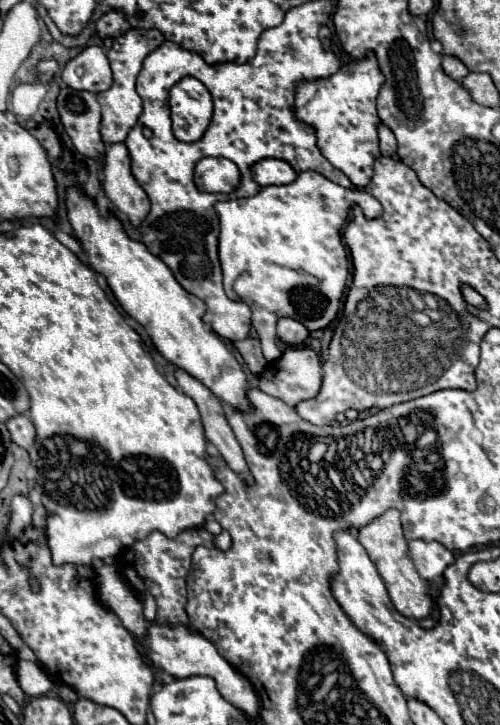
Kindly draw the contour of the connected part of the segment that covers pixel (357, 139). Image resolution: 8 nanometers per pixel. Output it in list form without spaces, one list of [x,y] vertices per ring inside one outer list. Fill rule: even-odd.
[[[375,56],[351,62],[337,74],[317,80],[301,82],[297,86],[295,114],[299,120],[313,124],[319,136],[319,150],[323,156],[339,168],[355,188],[365,188],[373,176],[373,162],[379,158],[379,116],[377,96],[385,82]]]

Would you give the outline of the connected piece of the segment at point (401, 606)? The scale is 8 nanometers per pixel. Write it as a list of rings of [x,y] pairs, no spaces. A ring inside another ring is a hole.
[[[395,508],[383,512],[375,520],[371,520],[367,526],[359,528],[357,538],[363,544],[363,548],[367,550],[367,554],[371,556],[371,560],[375,562],[375,568],[381,574],[395,608],[407,618],[415,618],[415,620],[425,618],[431,612],[433,602],[431,602],[431,596],[427,592],[425,582],[421,580],[421,576],[417,574],[417,570],[411,562],[407,540],[405,540],[403,530],[401,530],[401,512]]]

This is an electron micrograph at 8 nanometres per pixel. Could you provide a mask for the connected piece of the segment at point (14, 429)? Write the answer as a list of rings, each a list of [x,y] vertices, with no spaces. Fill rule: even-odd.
[[[25,414],[7,420],[7,430],[11,432],[11,440],[21,448],[29,448],[35,442],[35,426]]]

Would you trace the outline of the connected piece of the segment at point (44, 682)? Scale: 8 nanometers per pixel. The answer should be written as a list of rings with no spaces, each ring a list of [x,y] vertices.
[[[19,660],[17,662],[17,676],[19,676],[19,684],[27,696],[43,696],[53,688],[51,678],[37,662]]]

